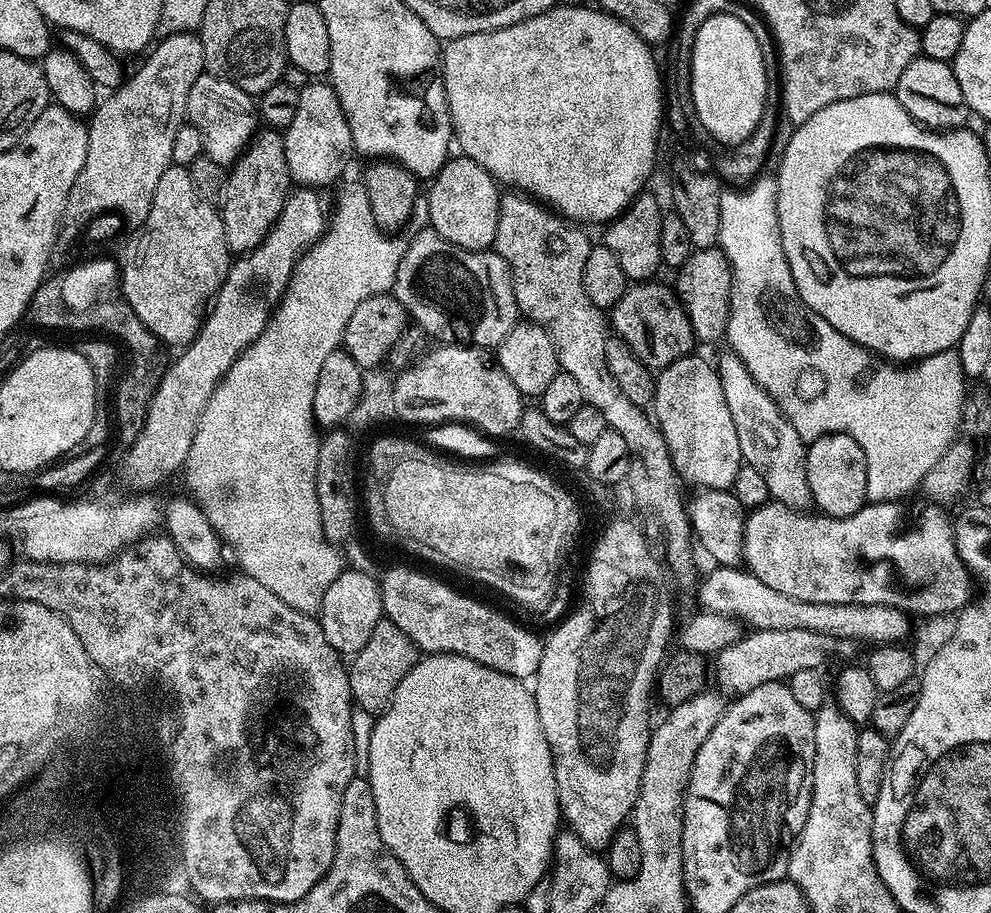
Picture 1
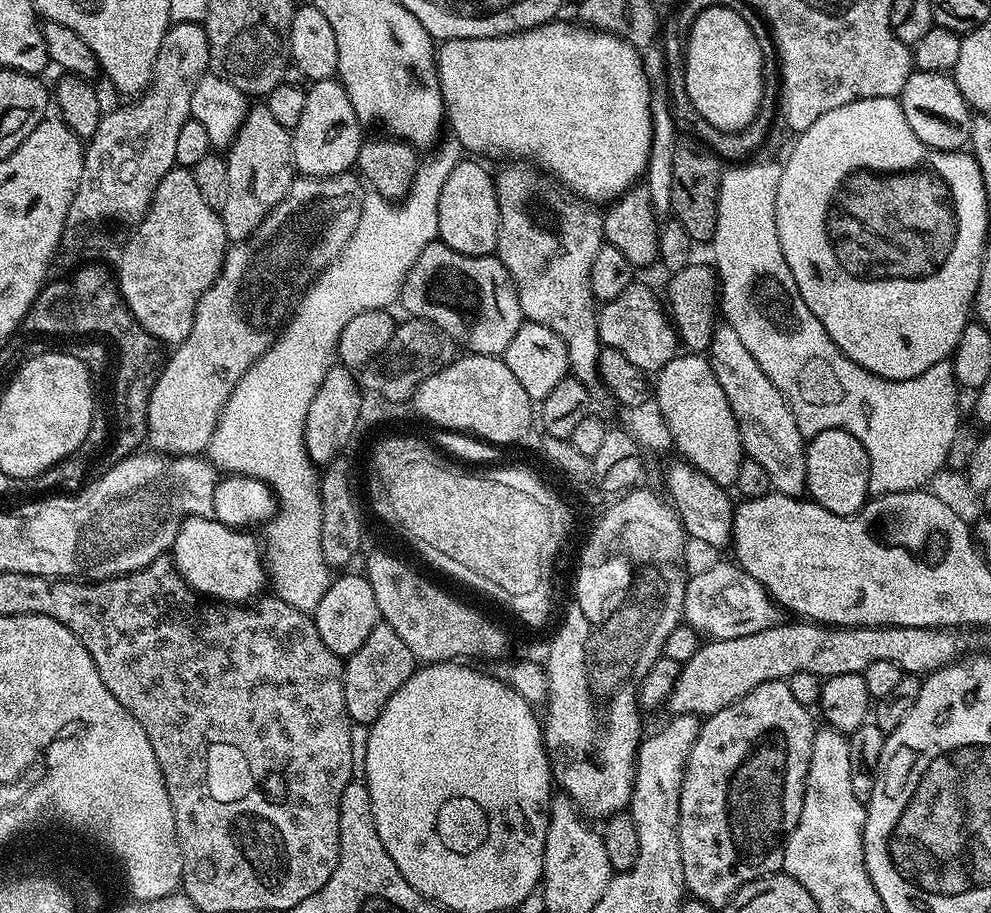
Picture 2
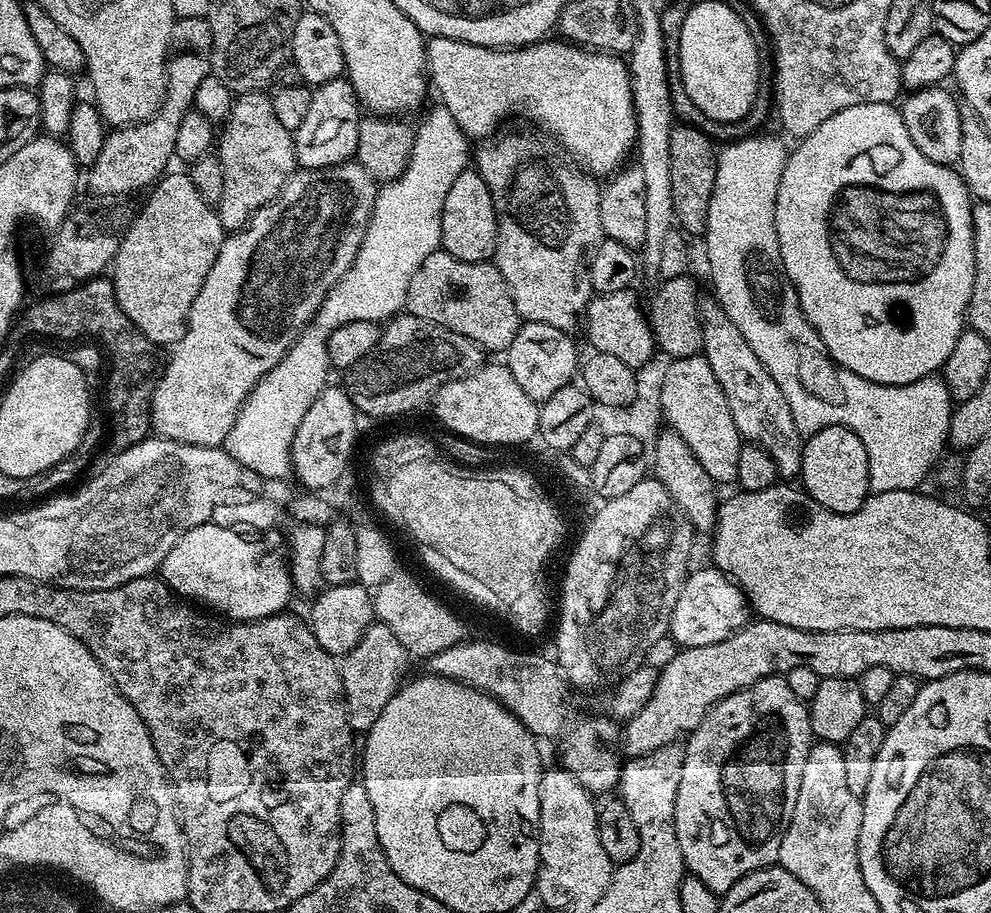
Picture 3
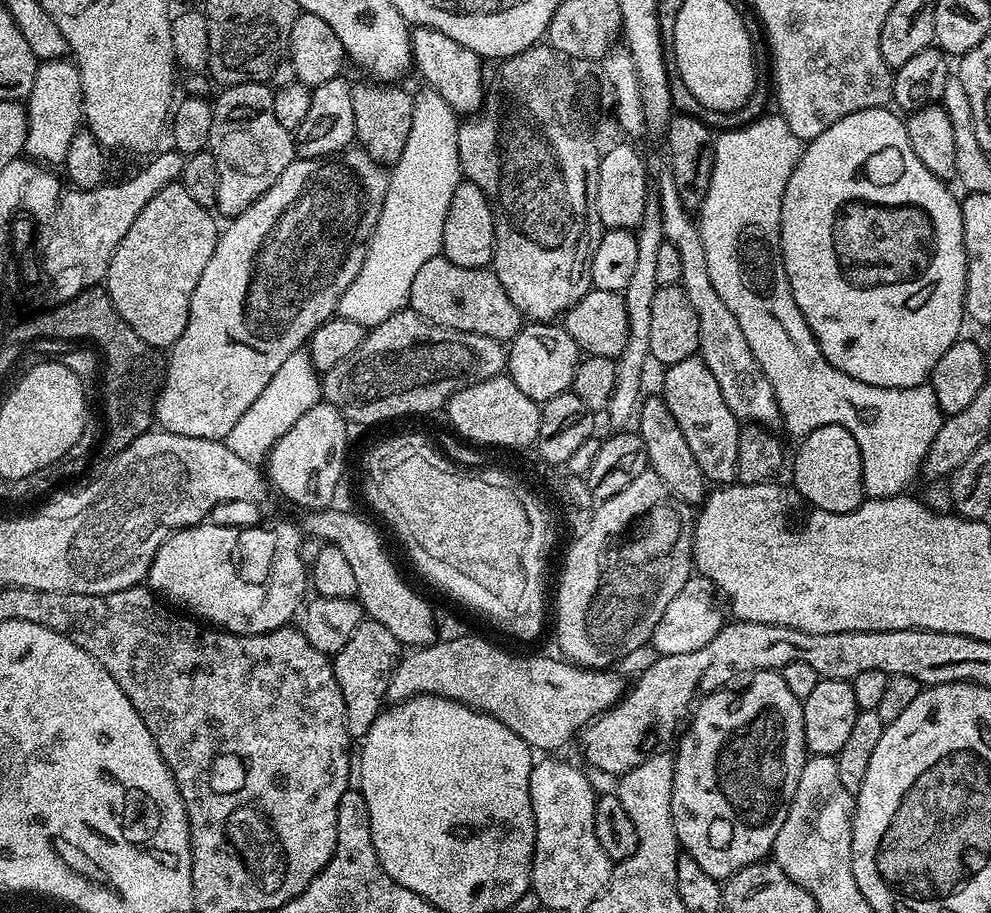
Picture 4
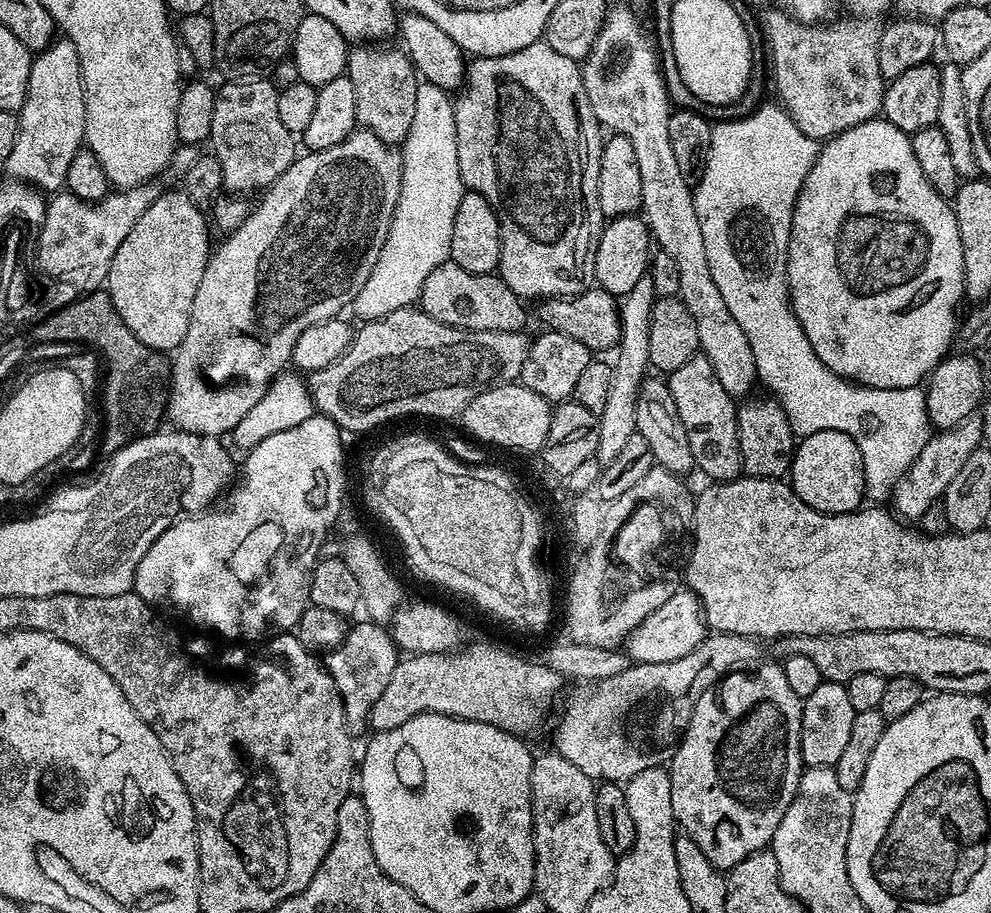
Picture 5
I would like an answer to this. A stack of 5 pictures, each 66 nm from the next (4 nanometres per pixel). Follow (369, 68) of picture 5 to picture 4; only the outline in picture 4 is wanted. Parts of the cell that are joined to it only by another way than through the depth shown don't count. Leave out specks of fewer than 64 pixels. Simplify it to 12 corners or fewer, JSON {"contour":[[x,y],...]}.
{"contour":[[352,84],[356,140],[391,166],[410,134],[413,93]]}

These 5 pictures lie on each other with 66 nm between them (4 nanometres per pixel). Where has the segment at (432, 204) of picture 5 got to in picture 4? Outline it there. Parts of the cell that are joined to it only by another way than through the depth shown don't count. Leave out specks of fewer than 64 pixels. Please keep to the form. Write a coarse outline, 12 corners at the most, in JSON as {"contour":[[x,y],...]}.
{"contour":[[429,87],[339,315],[405,311],[442,252],[461,121]]}

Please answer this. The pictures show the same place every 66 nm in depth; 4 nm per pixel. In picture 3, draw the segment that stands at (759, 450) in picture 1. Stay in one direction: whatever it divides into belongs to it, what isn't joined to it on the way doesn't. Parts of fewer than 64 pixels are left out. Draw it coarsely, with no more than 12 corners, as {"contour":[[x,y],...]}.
{"contour":[[701,299],[702,355],[734,426],[799,477],[804,445],[790,402],[742,330]]}

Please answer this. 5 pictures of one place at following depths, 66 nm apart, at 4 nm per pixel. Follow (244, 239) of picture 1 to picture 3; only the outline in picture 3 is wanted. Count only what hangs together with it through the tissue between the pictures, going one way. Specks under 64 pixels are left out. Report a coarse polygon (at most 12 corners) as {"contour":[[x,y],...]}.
{"contour":[[267,91],[218,132],[220,221],[239,230],[297,171]]}

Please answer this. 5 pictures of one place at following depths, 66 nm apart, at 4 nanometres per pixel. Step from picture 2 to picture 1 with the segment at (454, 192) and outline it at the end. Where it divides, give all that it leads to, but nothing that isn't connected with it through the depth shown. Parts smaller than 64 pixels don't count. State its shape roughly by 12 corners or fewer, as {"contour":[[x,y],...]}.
{"contour":[[453,155],[426,188],[431,231],[483,252],[498,234],[496,179]]}

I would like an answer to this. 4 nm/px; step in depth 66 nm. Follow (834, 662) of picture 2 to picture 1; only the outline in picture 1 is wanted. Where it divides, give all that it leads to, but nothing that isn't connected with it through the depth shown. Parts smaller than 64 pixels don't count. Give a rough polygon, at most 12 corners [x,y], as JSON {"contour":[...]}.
{"contour":[[752,630],[714,656],[733,697],[823,669],[850,640],[814,630]]}

